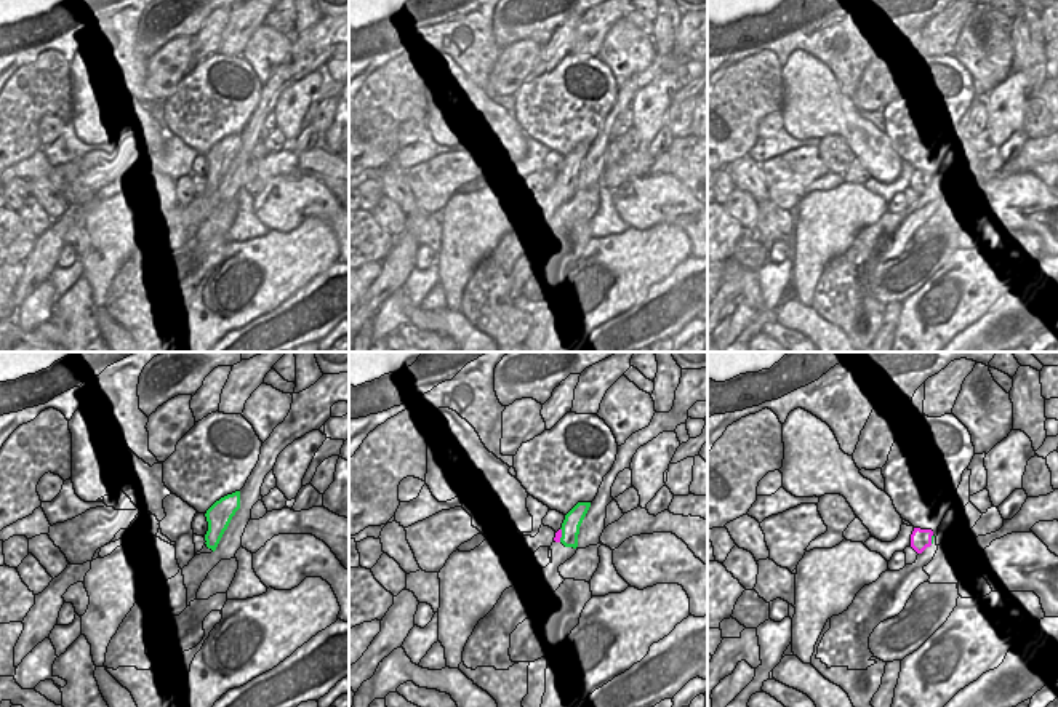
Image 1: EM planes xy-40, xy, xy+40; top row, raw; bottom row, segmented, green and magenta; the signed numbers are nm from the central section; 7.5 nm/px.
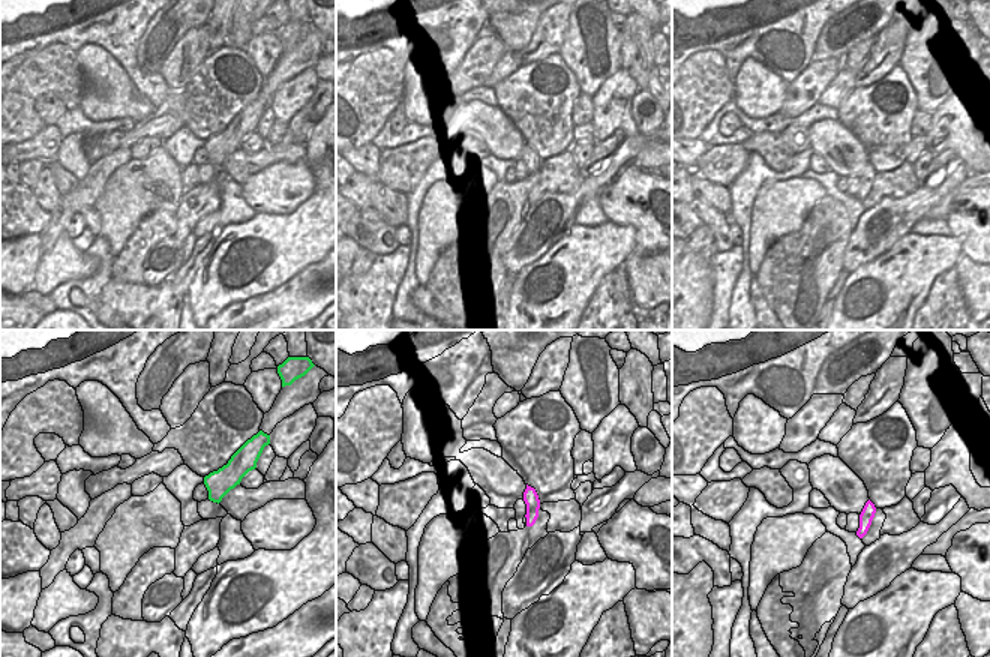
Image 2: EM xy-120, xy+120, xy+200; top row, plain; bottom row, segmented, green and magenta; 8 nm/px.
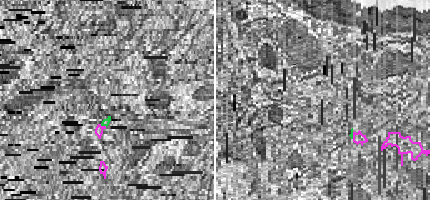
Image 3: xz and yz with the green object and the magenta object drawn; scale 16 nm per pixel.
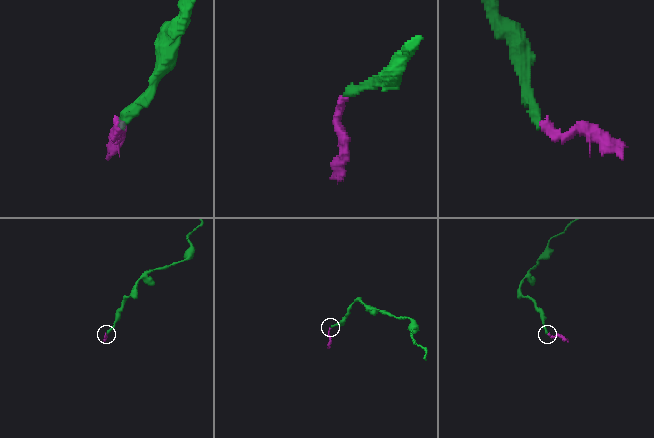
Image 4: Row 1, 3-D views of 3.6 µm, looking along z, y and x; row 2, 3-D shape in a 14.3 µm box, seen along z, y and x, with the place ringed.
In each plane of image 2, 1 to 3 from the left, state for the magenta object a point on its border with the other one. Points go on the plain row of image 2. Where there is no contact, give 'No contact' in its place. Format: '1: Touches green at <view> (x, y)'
1: No contact
2: No contact
3: No contact

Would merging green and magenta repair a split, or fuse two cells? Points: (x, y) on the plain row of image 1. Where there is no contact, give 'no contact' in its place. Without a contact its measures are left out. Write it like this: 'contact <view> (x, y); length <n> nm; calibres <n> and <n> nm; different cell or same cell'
contact xy (562, 176); length 110 nm; calibres 140 and 50 nm; different cell

